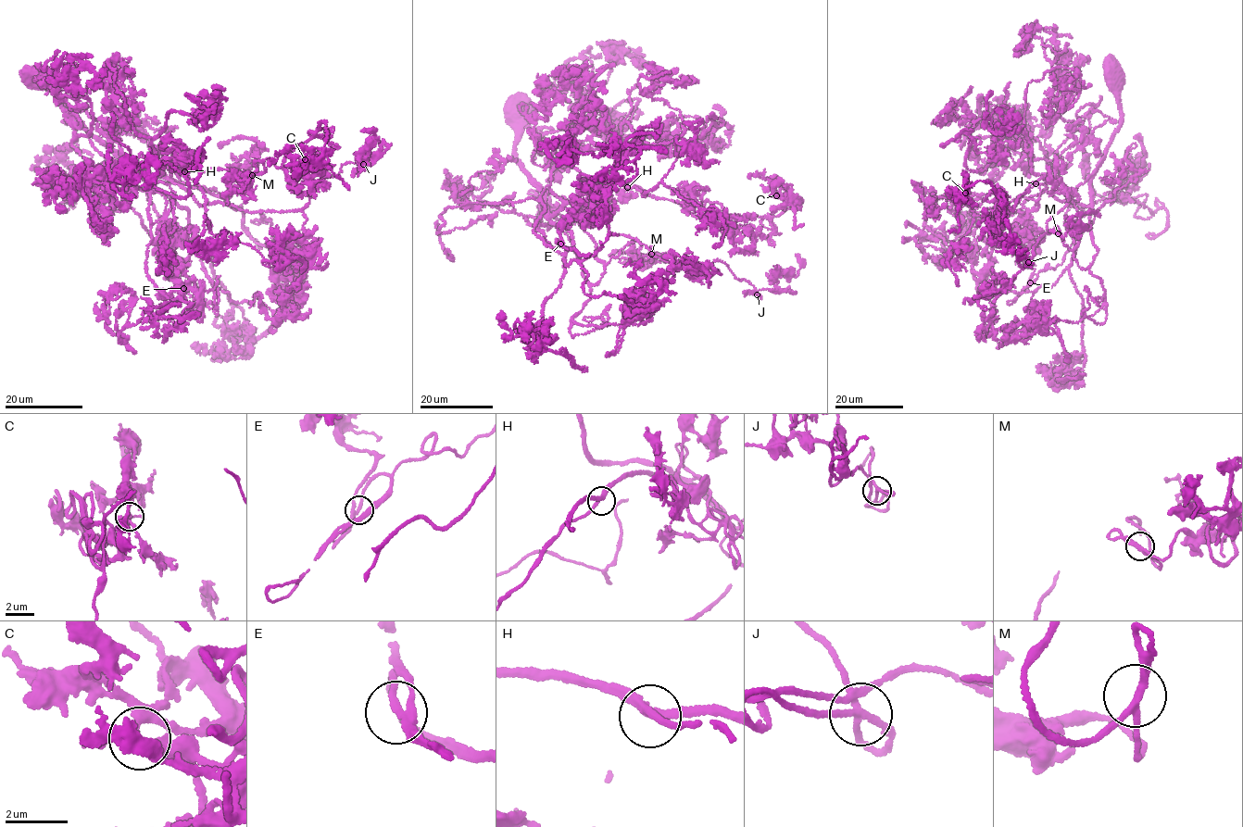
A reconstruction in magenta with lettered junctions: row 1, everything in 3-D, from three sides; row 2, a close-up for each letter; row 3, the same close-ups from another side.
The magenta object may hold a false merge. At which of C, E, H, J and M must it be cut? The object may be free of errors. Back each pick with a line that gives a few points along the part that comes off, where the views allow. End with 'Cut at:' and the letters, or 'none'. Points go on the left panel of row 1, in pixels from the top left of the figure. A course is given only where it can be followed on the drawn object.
Cut at: none

